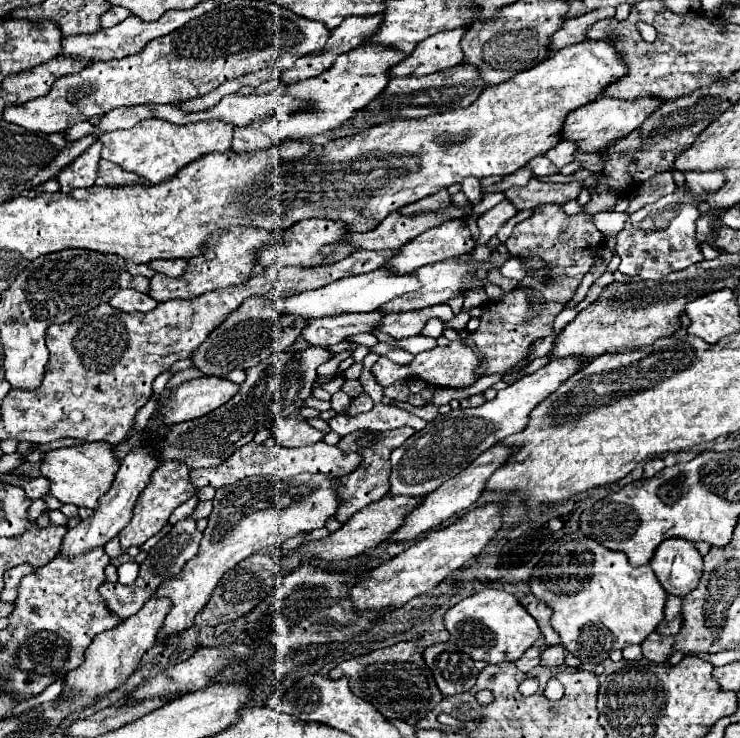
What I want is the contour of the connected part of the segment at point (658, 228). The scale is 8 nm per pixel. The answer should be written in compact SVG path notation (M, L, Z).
M708 172L708 174L686 174L686 182L690 192L676 190L664 198L660 198L654 204L648 204L634 212L624 230L616 236L616 254L622 258L620 272L638 276L642 280L658 280L660 276L666 276L674 270L688 268L690 264L696 264L704 260L698 244L694 244L694 220L700 216L700 210L696 208L694 200L706 200L706 194L714 192L718 186L722 186L724 176L720 172Z

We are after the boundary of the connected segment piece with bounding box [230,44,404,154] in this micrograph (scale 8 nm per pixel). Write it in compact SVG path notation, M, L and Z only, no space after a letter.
M362 44L342 56L336 58L336 62L324 70L320 76L288 84L284 88L284 94L306 102L306 108L302 112L292 112L288 116L268 116L262 120L254 120L248 126L236 126L234 128L234 140L232 140L232 152L236 154L250 154L256 150L270 150L278 142L294 140L294 138L310 138L318 134L326 134L346 120L352 118L352 112L364 108L374 96L382 92L388 84L388 70L390 66L398 64L404 58L404 54L394 52L392 48L378 48L376 44Z

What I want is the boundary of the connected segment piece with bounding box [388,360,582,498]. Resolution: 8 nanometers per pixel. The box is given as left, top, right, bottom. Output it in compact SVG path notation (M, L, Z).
M556 360L554 364L546 364L538 372L528 374L506 386L496 394L494 400L488 400L478 408L450 410L444 416L436 416L424 430L414 432L402 446L392 452L388 494L408 498L420 498L430 494L434 488L456 476L468 464L472 464L482 452L486 452L506 436L522 432L530 408L534 408L538 400L544 400L550 392L554 392L554 388L558 388L558 384L562 384L566 376L572 376L580 366L582 364L574 364L574 360Z

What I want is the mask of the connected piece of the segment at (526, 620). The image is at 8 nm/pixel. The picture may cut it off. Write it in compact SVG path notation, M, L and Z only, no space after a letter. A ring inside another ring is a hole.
M486 588L480 590L444 614L444 626L450 632L450 640L458 644L474 660L484 660L486 664L514 662L522 652L526 652L540 636L536 620L526 612L526 608L508 592Z

